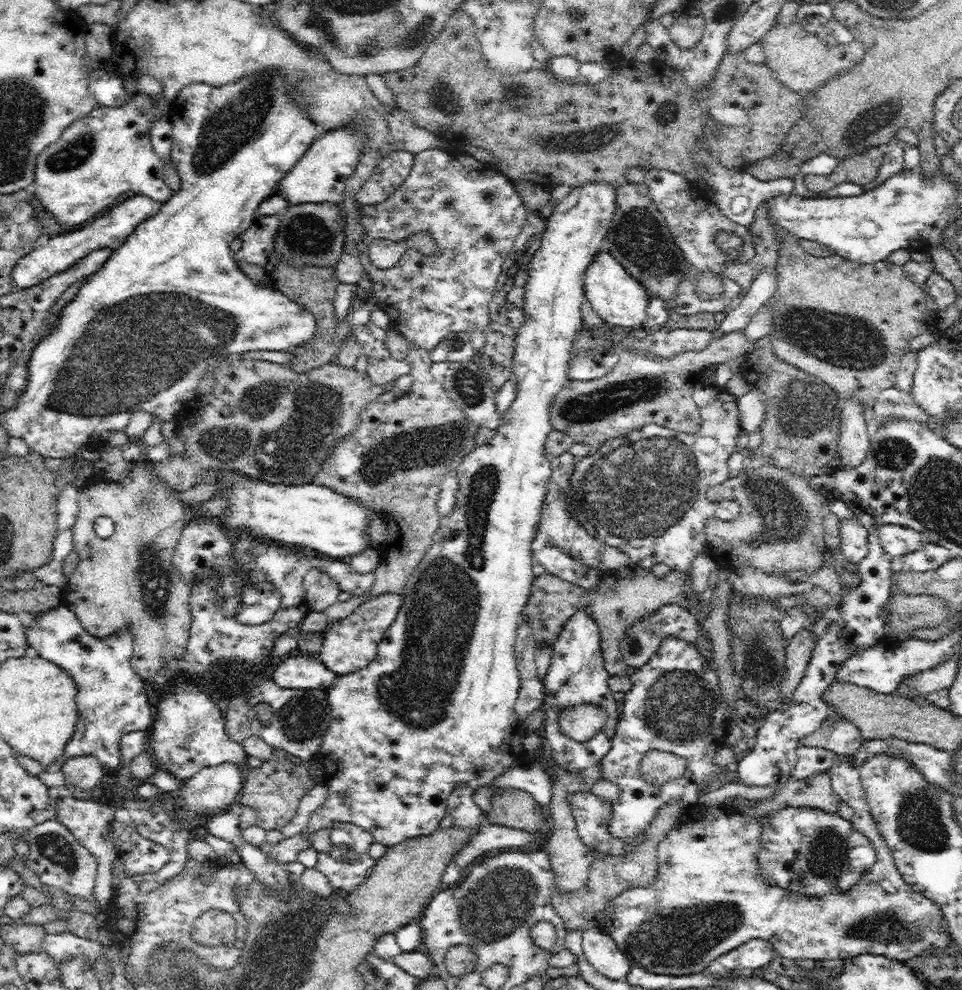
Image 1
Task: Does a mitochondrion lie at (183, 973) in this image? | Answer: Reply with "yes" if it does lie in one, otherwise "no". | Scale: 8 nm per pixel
yes

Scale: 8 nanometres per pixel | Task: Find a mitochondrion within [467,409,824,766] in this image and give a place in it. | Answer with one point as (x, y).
(648, 484)

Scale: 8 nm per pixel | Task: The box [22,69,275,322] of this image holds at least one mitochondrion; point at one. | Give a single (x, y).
(72, 155)

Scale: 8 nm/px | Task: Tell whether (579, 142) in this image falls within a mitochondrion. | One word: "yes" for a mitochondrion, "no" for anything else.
yes

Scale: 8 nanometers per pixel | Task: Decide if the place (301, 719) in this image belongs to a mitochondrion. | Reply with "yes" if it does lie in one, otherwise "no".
yes

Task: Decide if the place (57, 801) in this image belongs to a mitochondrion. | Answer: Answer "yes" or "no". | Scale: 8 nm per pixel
no

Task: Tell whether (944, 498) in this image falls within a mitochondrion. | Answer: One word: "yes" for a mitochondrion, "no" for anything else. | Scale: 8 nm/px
yes

